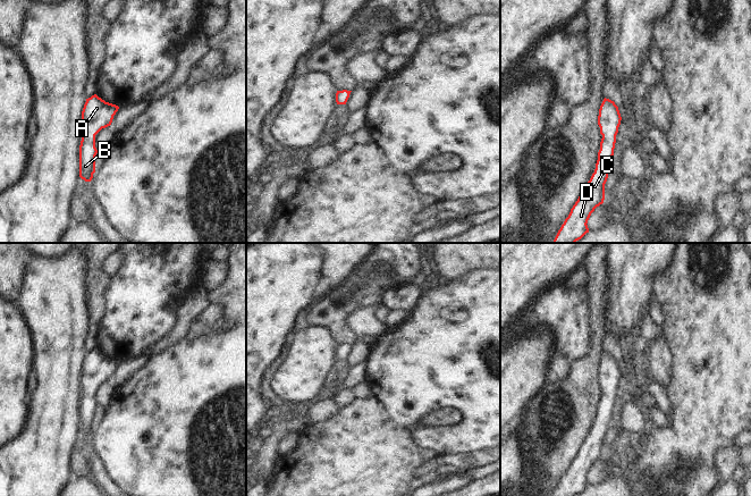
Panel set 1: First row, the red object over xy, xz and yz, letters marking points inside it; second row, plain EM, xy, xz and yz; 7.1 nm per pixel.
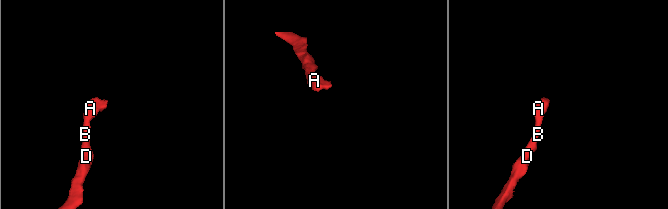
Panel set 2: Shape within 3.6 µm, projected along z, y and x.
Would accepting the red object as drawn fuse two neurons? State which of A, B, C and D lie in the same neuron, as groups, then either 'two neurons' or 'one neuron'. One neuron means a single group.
A B C D | one neuron

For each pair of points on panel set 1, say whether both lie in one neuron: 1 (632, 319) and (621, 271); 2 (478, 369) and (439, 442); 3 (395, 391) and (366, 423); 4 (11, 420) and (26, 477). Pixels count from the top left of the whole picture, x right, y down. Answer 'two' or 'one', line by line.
1: one
2: one
3: two
4: two

